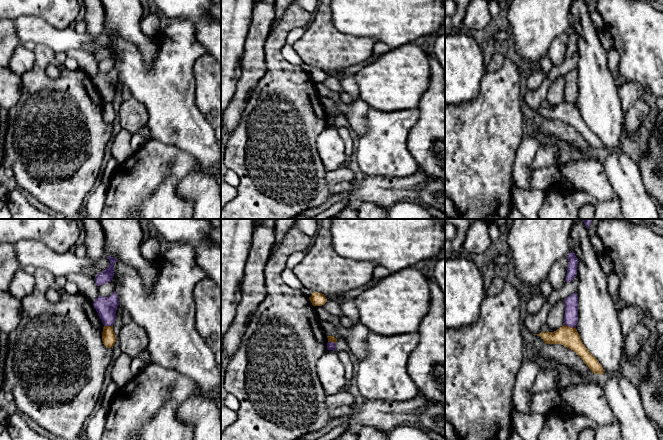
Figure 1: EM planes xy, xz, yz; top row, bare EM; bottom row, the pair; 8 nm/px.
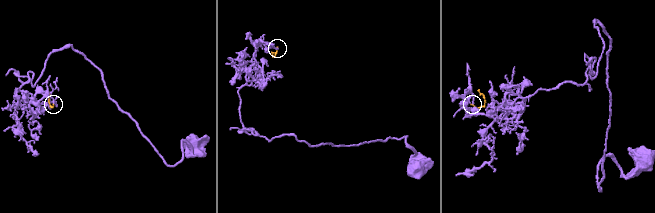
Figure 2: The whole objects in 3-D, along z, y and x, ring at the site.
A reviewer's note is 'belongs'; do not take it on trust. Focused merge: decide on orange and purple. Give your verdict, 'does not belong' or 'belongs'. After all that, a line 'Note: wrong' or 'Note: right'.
does not belong
Note: wrong

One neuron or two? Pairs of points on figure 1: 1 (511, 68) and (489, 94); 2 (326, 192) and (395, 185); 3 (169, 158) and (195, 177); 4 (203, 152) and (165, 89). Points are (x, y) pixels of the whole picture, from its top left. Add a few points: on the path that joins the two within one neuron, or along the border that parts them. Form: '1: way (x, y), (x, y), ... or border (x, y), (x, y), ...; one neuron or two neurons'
1: way (508, 75), (496, 88); one neuron
2: way (343, 188), (378, 188); one neuron
3: border (210, 174), (191, 170), (179, 181), (177, 192); two neurons
4: way (194, 136), (173, 115), (171, 105); one neuron

